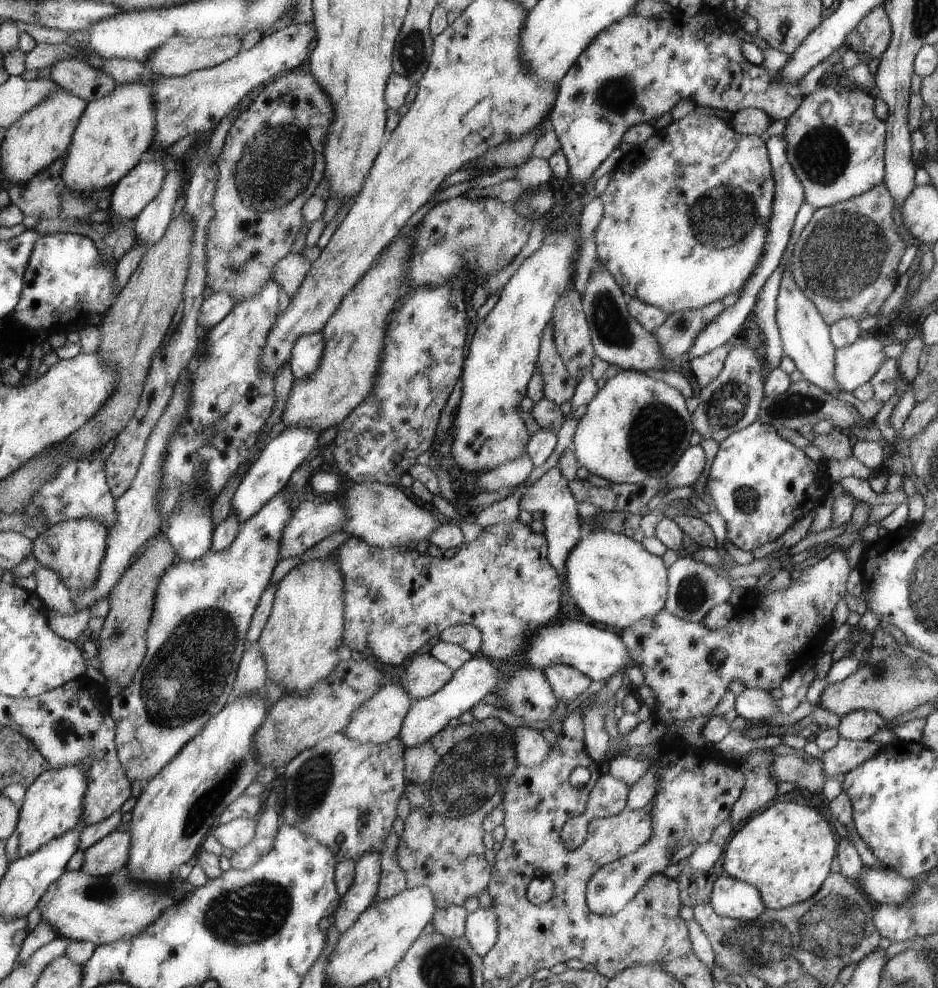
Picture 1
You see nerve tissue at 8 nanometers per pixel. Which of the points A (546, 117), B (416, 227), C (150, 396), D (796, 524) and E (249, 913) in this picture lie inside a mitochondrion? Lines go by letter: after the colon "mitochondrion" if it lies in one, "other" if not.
A: other
B: other
C: other
D: other
E: mitochondrion

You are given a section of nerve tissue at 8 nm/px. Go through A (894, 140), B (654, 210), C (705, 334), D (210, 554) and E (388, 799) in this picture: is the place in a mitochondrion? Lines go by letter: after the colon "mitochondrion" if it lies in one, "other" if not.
A: other
B: other
C: other
D: other
E: other

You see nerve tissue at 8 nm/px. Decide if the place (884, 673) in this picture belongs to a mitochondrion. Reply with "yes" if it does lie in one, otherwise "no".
yes

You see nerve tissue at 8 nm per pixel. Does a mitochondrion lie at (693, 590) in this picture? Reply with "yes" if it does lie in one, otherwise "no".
yes

